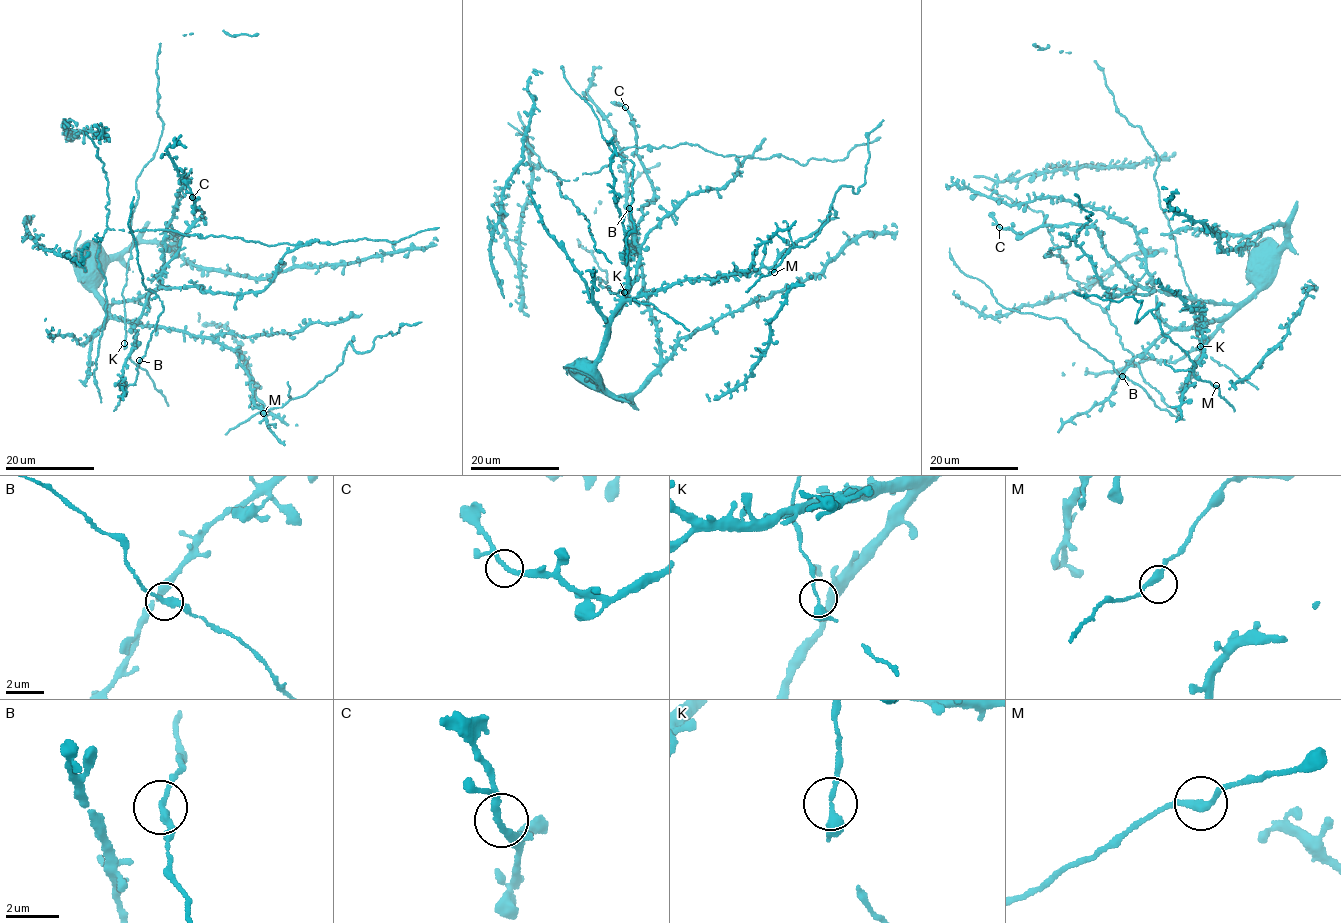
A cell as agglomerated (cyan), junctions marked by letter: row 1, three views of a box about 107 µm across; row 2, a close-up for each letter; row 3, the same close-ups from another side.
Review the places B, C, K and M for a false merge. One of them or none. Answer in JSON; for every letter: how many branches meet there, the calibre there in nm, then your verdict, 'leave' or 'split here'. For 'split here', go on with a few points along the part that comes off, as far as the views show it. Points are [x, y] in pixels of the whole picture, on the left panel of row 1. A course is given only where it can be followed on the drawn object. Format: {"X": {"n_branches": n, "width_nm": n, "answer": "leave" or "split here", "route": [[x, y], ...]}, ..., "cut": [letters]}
{"B": {"n_branches": 2, "width_nm": 240, "answer": "leave"}, "C": {"n_branches": 2, "width_nm": 200, "answer": "leave"}, "K": {"n_branches": 2, "width_nm": 280, "answer": "leave"}, "M": {"n_branches": 2, "width_nm": 300, "answer": "leave"}, "cut": []}

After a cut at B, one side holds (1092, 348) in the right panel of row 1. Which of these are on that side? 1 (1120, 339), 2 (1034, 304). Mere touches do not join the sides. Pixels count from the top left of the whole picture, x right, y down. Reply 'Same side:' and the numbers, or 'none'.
Same side: none

